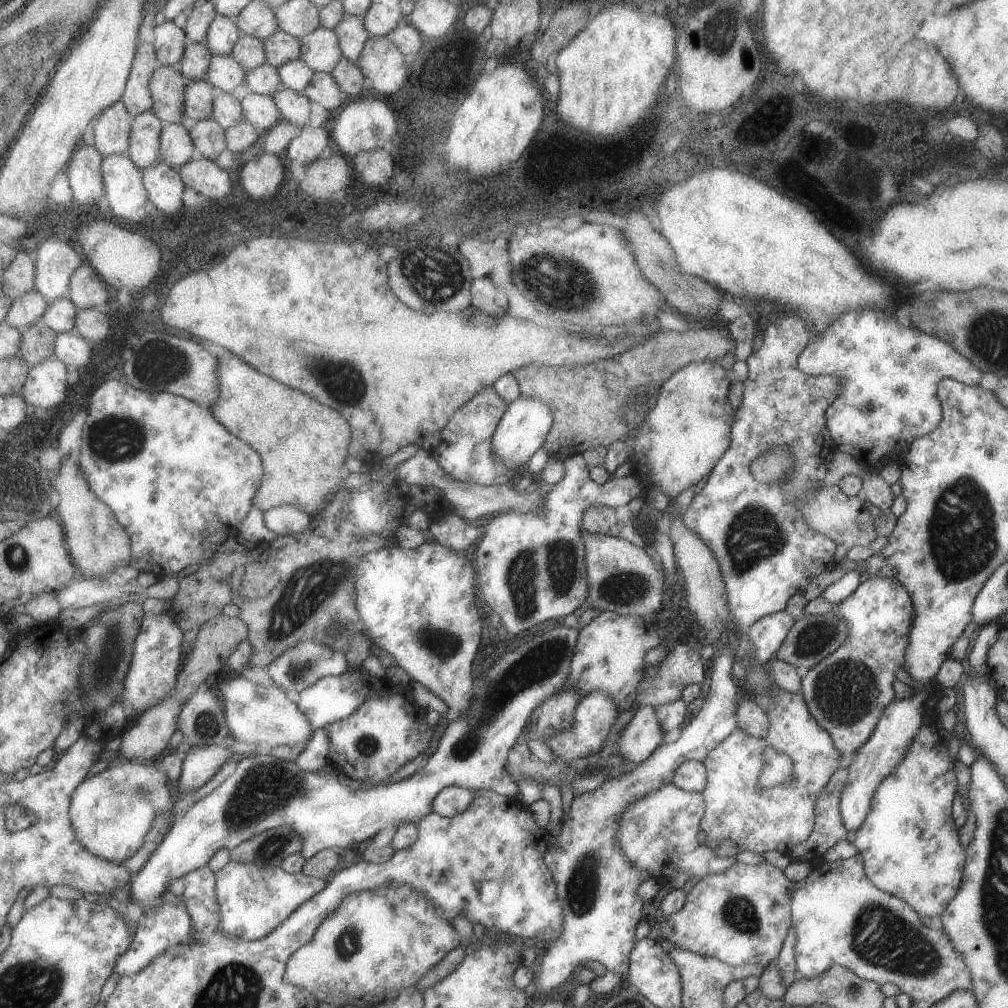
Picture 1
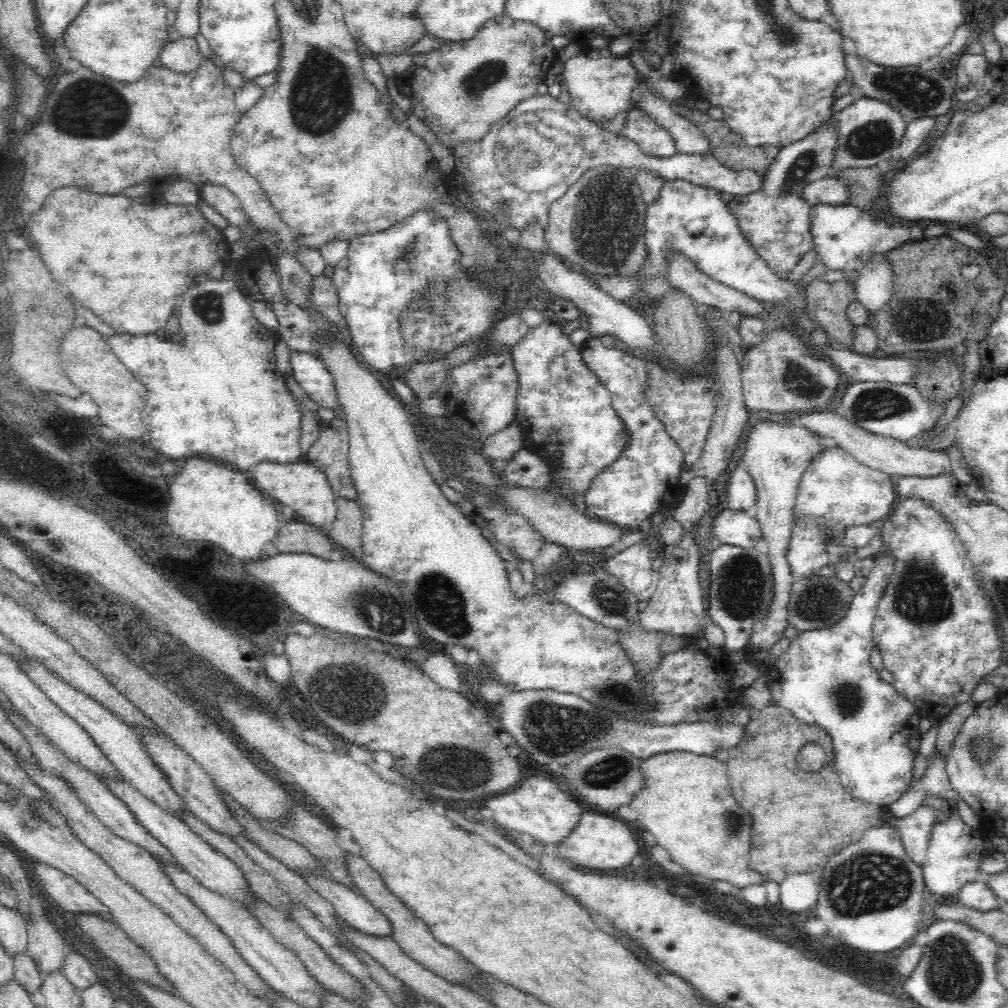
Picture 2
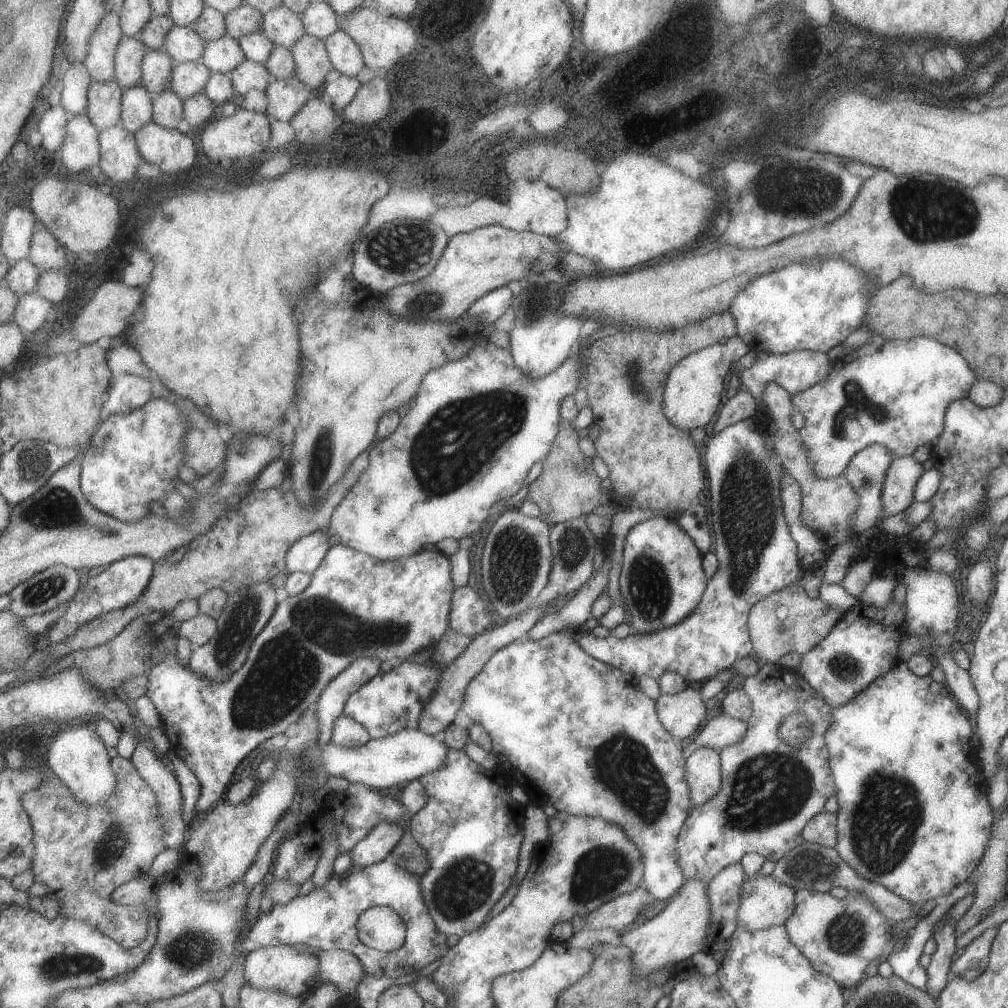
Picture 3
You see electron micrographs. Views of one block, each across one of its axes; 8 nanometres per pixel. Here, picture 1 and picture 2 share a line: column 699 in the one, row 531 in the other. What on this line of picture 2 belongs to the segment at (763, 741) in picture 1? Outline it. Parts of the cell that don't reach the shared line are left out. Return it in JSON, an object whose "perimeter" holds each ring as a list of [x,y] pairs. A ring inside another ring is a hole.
{"perimeter":[[[826,448],[810,462],[808,470],[800,478],[800,488],[796,496],[796,508],[794,508],[794,526],[796,526],[796,520],[812,520],[812,524],[816,524],[818,528],[824,528],[824,532],[840,536],[844,530],[852,526],[870,524],[876,520],[882,522],[890,514],[894,504],[896,504],[896,488],[890,474],[860,464],[844,448]]]}

